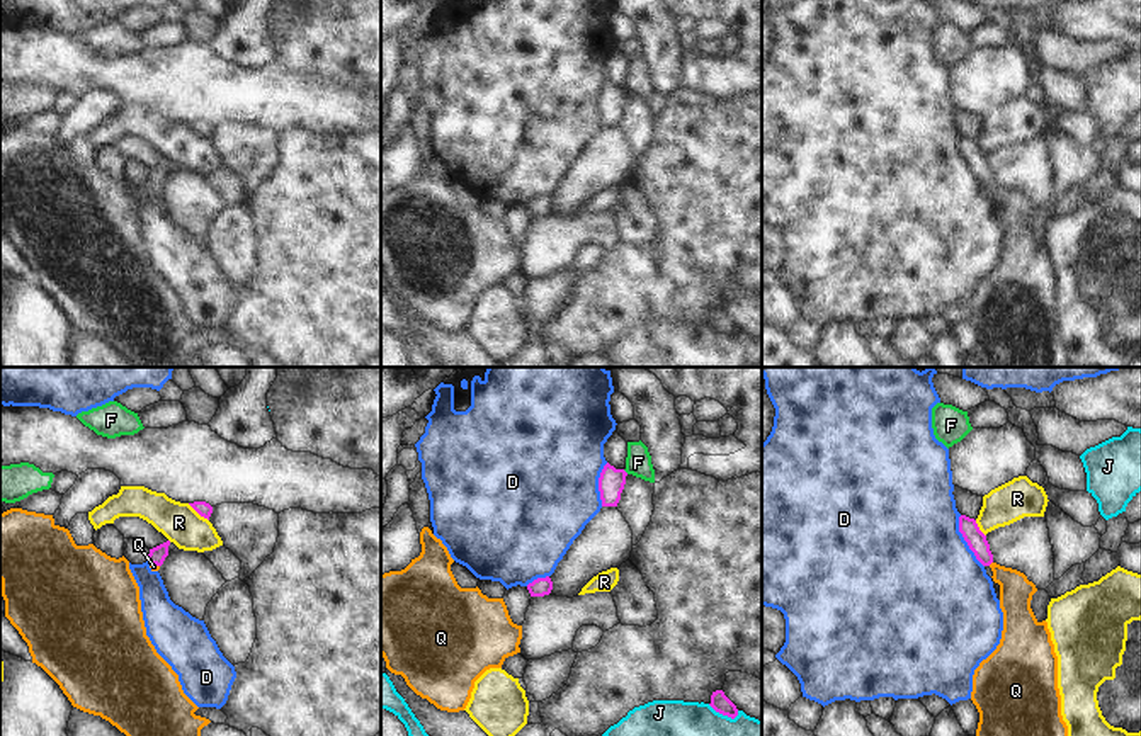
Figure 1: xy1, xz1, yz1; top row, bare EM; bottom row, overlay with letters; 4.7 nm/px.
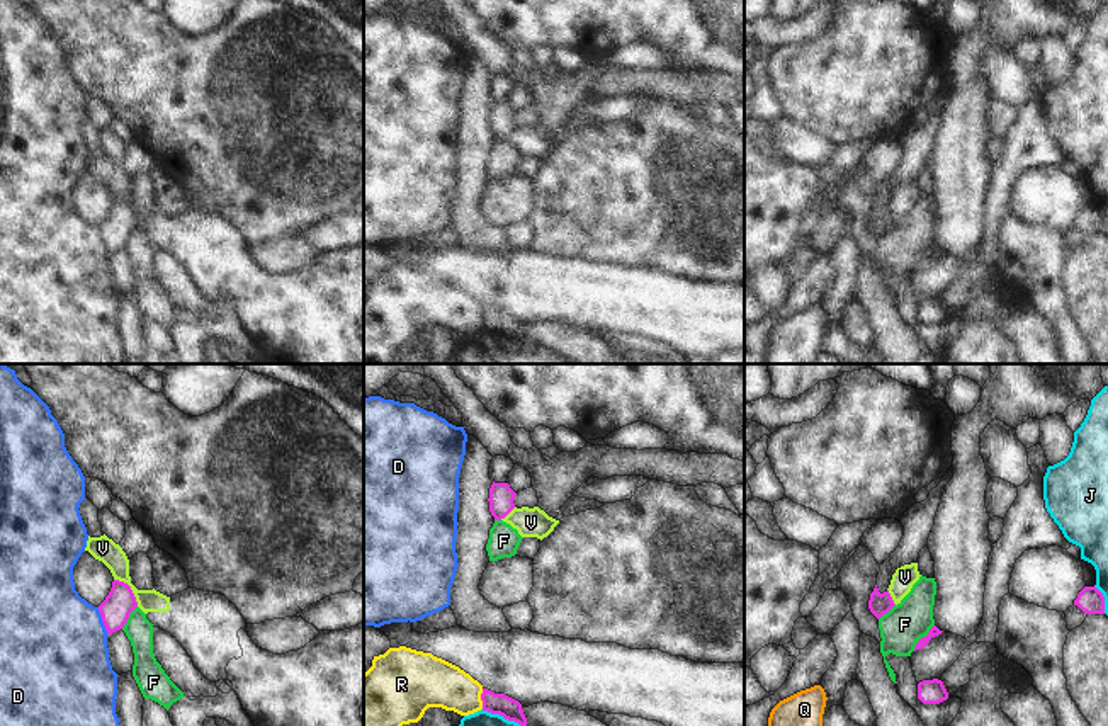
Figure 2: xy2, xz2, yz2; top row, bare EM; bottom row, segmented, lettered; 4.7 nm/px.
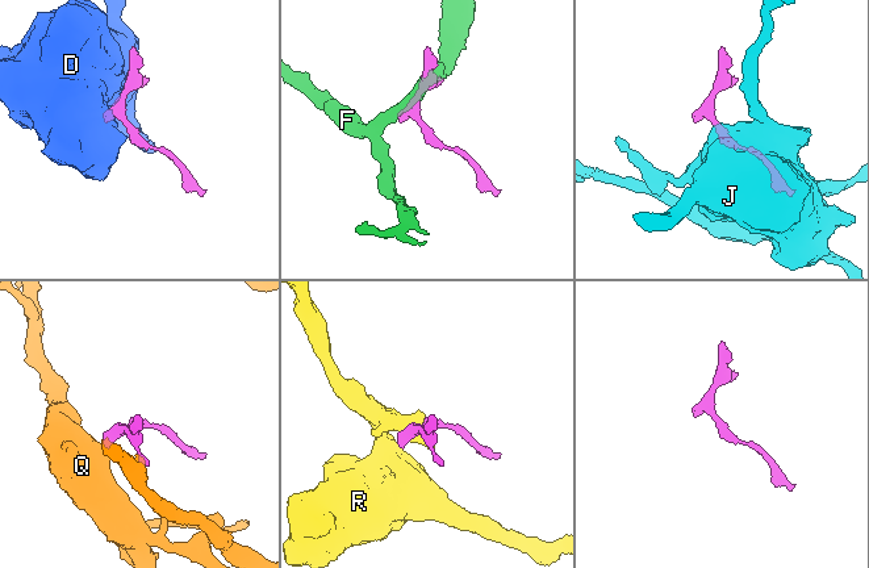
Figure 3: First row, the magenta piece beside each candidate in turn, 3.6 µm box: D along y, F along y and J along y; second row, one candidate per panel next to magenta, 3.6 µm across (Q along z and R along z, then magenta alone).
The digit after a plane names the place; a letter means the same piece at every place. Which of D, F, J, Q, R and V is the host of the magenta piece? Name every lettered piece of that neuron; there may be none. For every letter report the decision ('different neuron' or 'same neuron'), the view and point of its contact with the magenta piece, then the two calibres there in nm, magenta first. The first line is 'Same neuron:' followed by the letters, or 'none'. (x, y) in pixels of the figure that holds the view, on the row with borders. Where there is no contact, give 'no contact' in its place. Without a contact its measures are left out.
Same neuron: Q
D: different neuron | yz1 (965, 539) | 90/500 nm
F: different neuron | yz2 (921, 638) | 50/200 nm
J: different neuron | xz2 (502, 714) | 100/80 nm
Q: same neuron | yz1 (990, 563) | 90/160 nm
R: different neuron | xy1 (198, 512) | 70/190 nm
V: different neuron | xy2 (130, 589) | 140/120 nm

